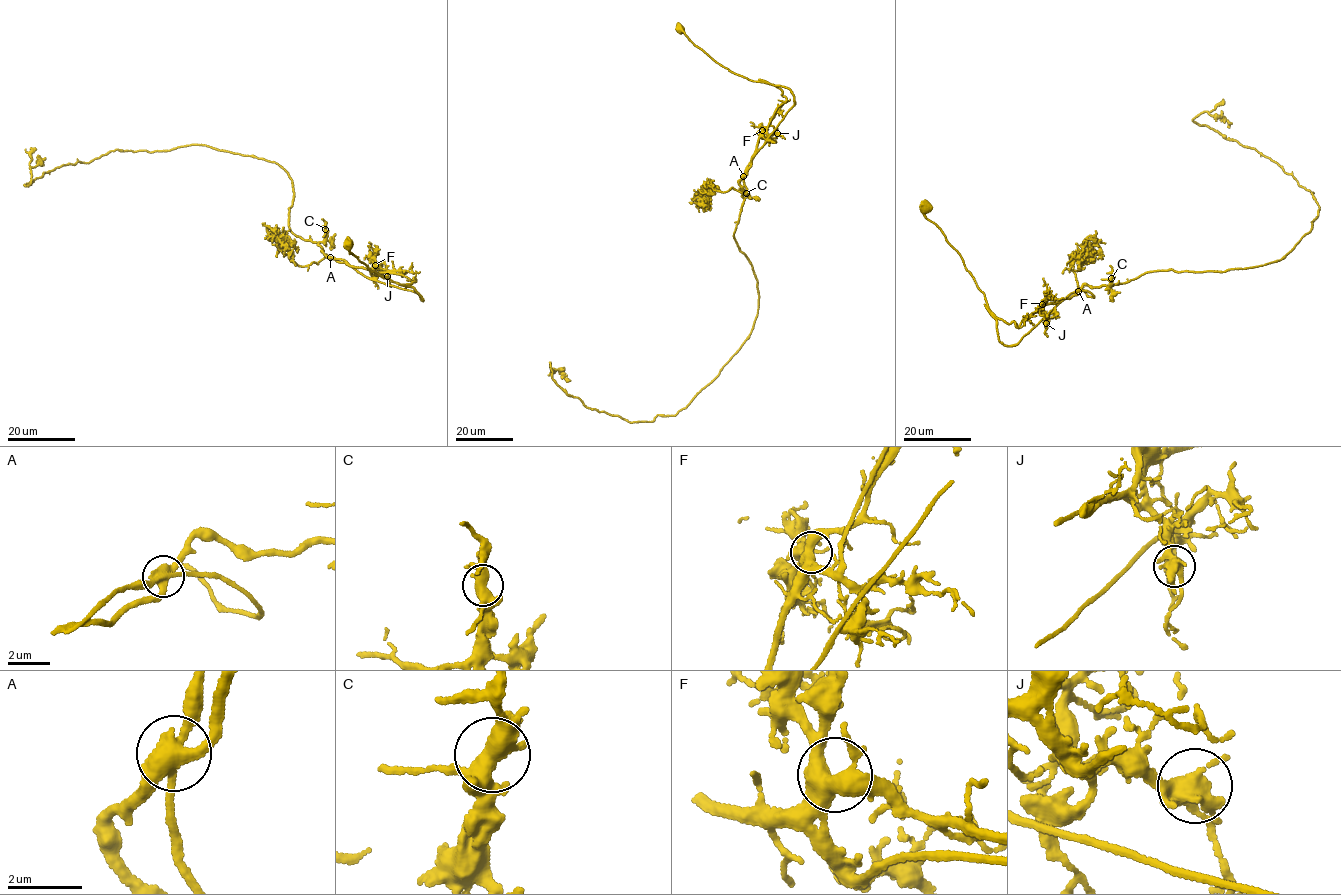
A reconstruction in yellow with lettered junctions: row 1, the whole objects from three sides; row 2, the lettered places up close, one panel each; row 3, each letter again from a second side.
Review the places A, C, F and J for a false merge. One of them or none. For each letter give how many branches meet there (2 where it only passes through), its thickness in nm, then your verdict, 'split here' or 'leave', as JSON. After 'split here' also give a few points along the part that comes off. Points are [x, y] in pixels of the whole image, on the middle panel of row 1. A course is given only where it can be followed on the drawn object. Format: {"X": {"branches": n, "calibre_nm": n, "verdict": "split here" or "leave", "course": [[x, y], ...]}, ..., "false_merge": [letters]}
{"A": {"branches": 4, "calibre_nm": 400, "verdict": "split here", "course": [[744, 176], [757, 150], [794, 105], [789, 89], [758, 80]]}, "C": {"branches": 5, "calibre_nm": 420, "verdict": "leave"}, "F": {"branches": 4, "calibre_nm": 480, "verdict": "leave"}, "J": {"branches": 5, "calibre_nm": 400, "verdict": "leave"}, "false_merge": ["A"]}

